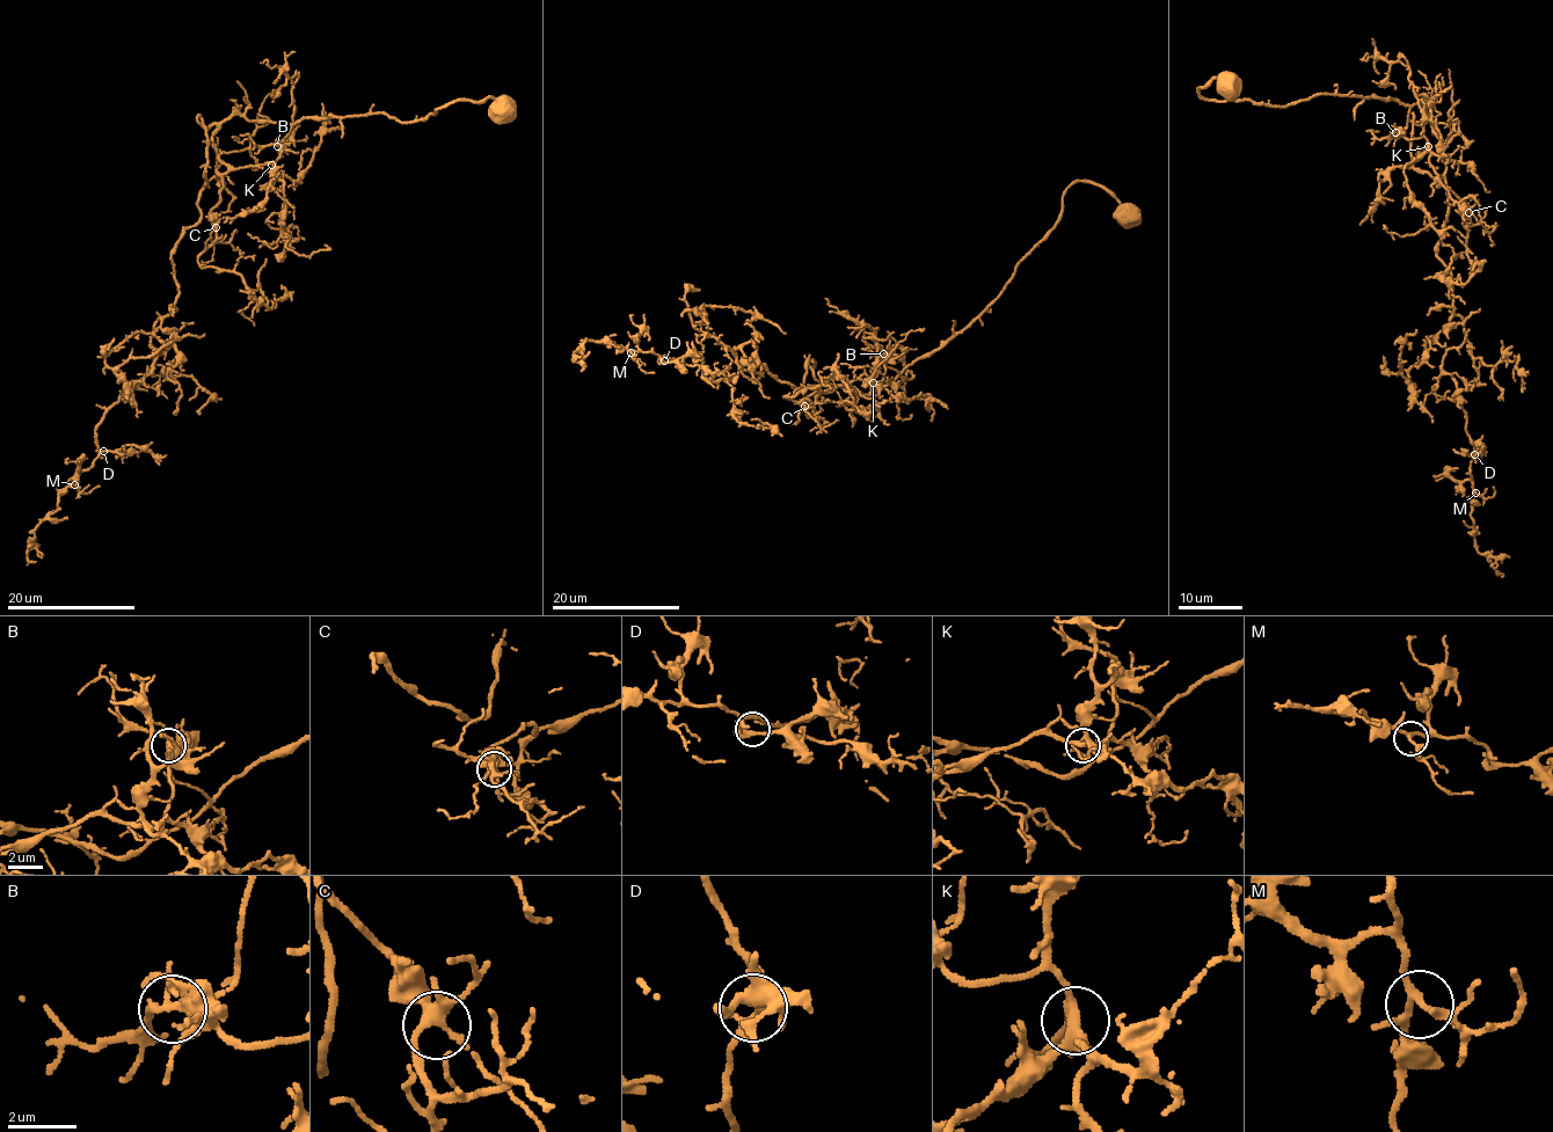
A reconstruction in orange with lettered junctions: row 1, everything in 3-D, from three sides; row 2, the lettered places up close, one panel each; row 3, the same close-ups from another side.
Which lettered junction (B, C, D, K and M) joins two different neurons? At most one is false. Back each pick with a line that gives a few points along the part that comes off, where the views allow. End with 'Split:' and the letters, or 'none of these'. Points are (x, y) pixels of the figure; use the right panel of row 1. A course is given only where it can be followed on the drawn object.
Split: none of these

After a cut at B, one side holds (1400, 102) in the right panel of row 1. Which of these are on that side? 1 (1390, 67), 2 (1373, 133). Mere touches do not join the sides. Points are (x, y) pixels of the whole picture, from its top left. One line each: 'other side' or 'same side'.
1: other side
2: other side

